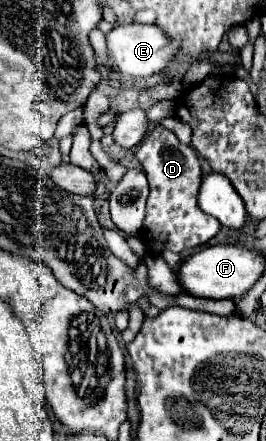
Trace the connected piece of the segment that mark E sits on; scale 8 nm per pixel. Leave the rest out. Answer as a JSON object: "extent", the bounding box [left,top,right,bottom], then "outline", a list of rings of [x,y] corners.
{"extent":[107,24,181,78],"outline":[[[119,24],[107,34],[107,44],[111,58],[123,76],[143,78],[163,72],[173,60],[179,58],[181,36],[167,36],[167,32],[157,24]]]}

